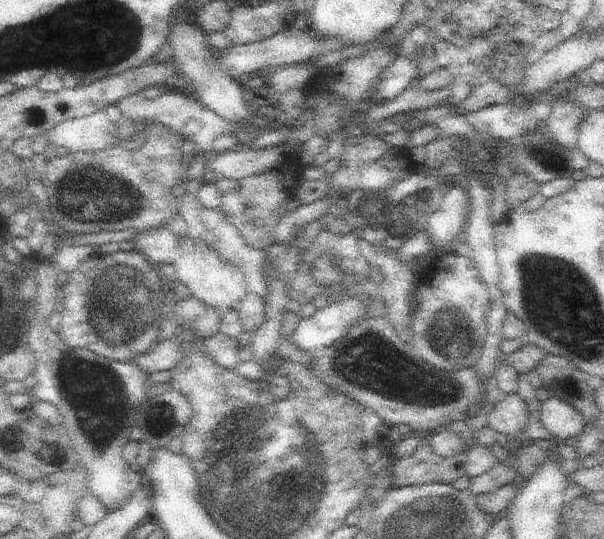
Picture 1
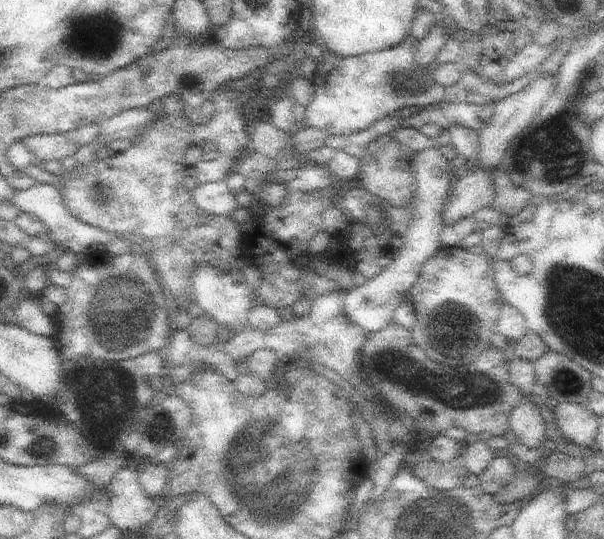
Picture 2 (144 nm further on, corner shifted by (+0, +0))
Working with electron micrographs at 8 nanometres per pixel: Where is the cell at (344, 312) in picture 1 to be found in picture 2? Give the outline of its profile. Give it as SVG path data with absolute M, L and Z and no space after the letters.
M425 148L423 152L415 154L415 170L417 170L417 190L413 198L413 212L407 226L407 232L403 236L403 246L399 252L395 252L395 258L391 264L381 270L373 280L367 280L363 286L353 286L349 294L345 296L345 314L353 326L359 326L367 330L367 334L379 332L389 328L395 320L395 310L405 300L405 294L413 288L421 268L437 250L441 250L439 234L445 226L443 222L443 208L447 202L447 196L453 186L453 162L445 160L445 156L439 152L439 148Z

